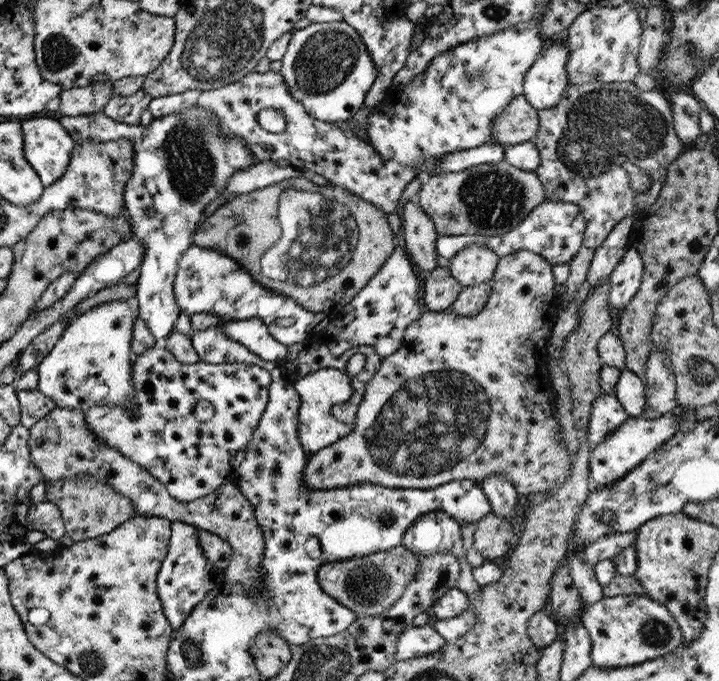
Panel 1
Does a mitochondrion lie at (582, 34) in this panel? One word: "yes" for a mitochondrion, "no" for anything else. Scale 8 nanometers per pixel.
no

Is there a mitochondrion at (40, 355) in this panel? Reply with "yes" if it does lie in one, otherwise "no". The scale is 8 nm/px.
no

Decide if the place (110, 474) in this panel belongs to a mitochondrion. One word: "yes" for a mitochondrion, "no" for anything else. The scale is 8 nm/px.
no

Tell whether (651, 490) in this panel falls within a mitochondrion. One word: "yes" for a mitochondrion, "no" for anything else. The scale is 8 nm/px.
yes

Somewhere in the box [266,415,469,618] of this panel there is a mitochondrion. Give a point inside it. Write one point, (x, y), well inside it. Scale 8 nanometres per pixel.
(370, 584)

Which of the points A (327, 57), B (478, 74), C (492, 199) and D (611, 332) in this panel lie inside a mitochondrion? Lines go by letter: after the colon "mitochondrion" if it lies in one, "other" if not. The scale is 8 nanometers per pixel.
A: mitochondrion
B: mitochondrion
C: mitochondrion
D: other

